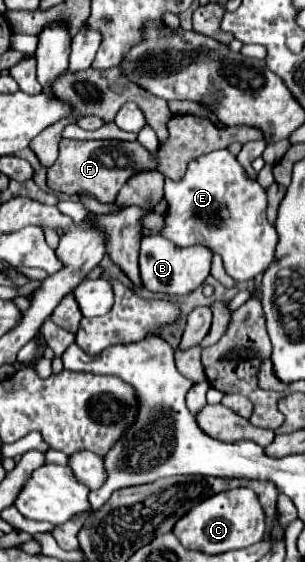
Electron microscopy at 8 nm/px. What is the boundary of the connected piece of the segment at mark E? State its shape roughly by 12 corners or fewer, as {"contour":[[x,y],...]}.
{"contour":[[237,157],[165,179],[159,233],[221,255],[237,283],[275,263],[265,189]]}

